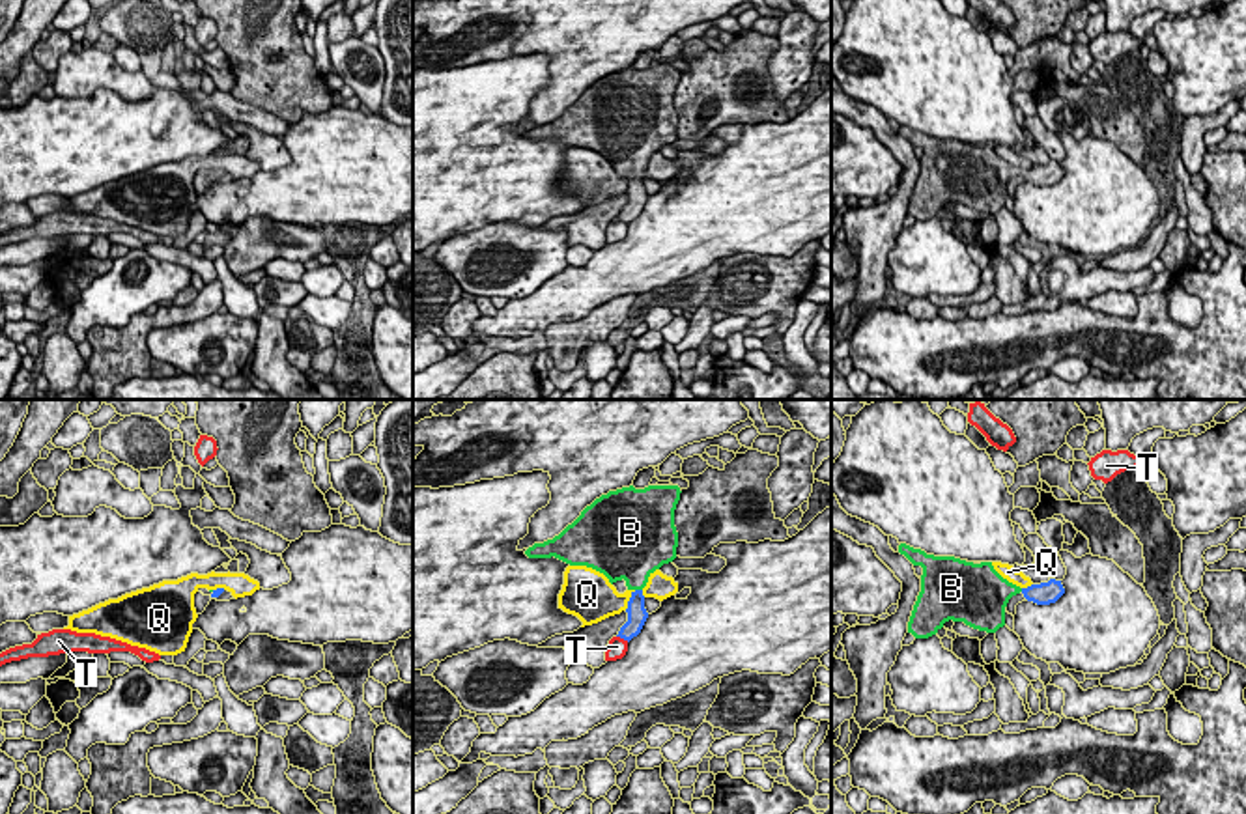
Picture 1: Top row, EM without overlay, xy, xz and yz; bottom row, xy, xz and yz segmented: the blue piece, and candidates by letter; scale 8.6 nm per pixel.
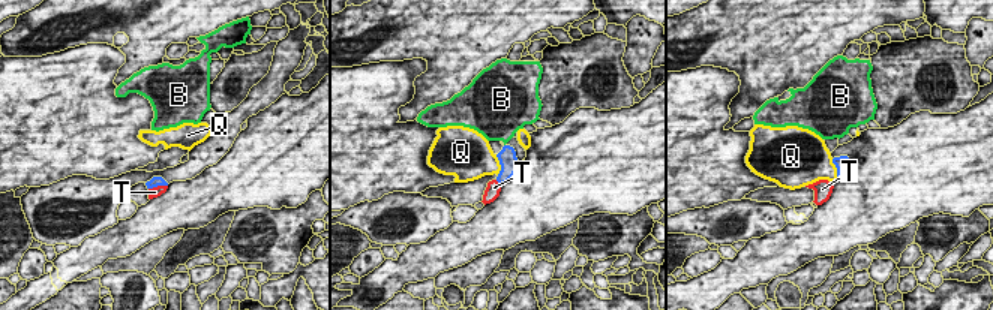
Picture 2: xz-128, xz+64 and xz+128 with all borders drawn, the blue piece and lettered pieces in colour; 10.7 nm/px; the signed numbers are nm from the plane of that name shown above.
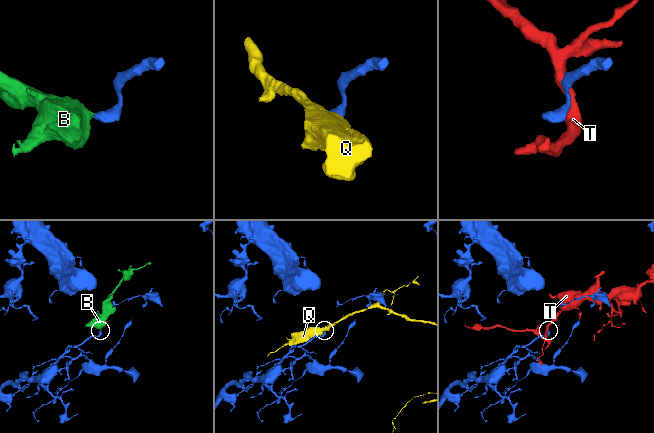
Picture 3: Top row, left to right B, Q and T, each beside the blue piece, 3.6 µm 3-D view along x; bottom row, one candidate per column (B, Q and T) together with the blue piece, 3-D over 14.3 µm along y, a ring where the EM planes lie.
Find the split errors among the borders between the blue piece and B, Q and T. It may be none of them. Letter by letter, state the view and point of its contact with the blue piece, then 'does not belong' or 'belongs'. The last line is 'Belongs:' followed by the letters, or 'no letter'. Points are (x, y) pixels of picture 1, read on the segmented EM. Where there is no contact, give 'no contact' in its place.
B: xz (639, 590) | belongs
Q: xz (630, 600) | does not belong
T: xz (622, 637) | does not belong
Belongs: B

